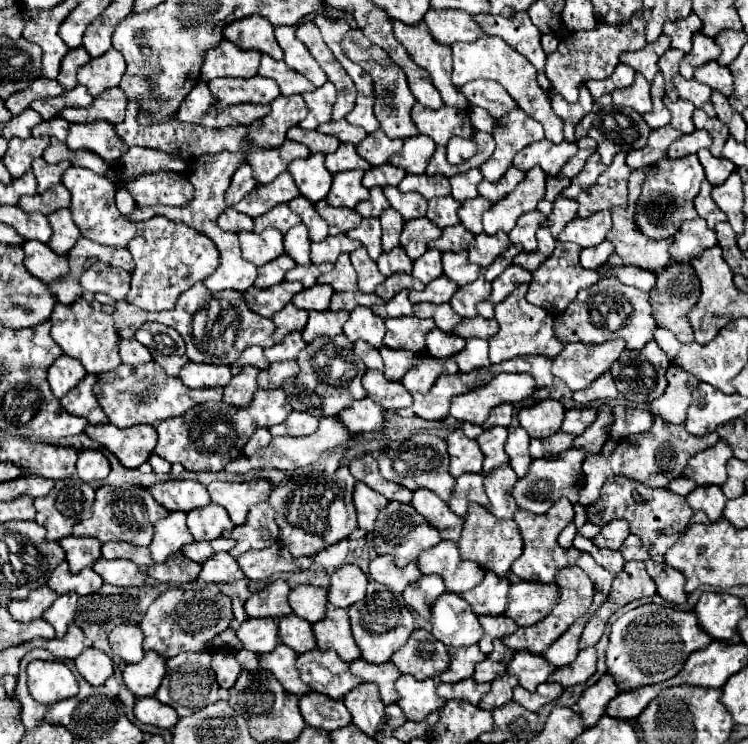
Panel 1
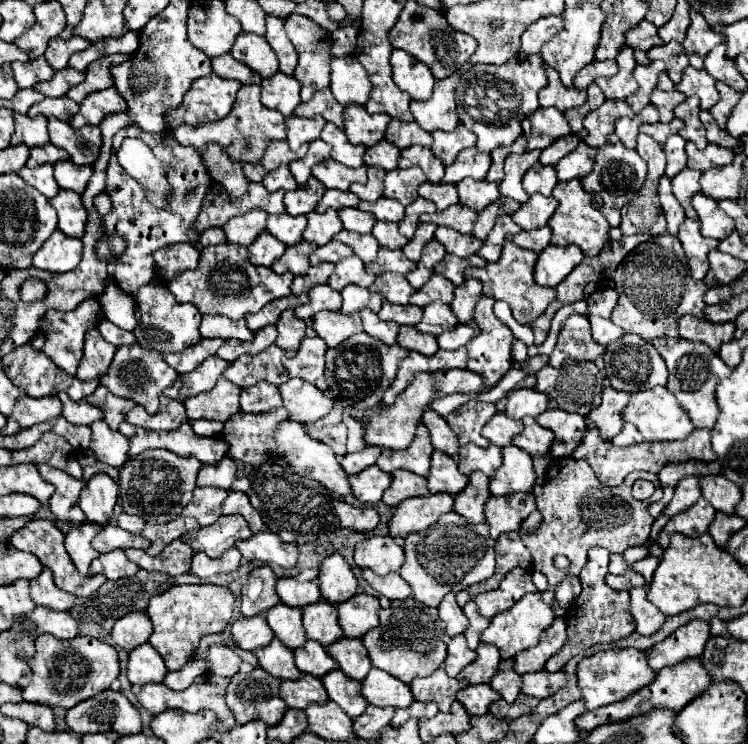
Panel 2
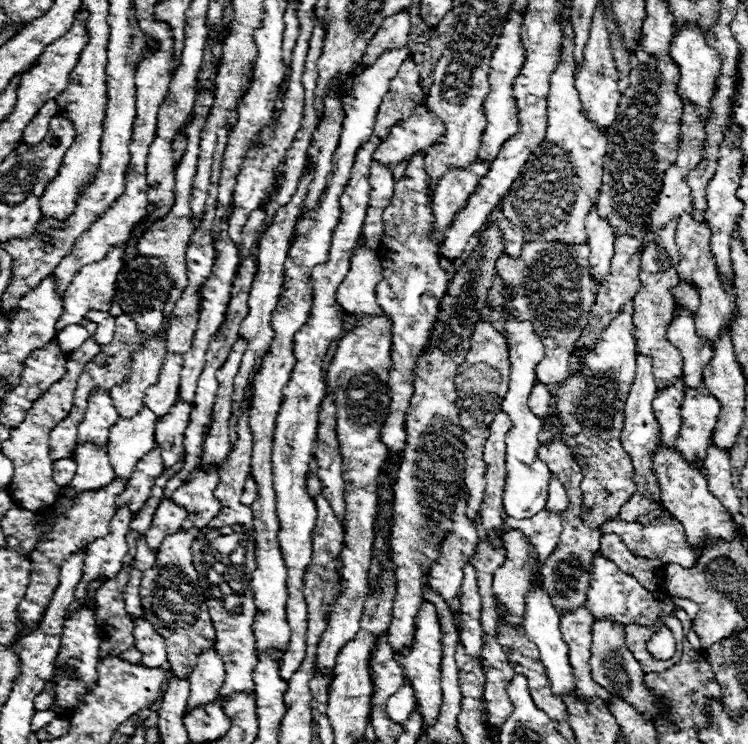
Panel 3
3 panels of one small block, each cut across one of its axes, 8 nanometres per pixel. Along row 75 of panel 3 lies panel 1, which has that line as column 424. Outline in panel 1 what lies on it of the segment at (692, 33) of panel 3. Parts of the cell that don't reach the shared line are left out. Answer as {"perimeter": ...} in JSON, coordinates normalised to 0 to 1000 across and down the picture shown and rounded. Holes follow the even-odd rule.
{"perimeter":[[[535,909],[529,914],[529,927],[535,930],[535,941],[529,944],[545,968],[559,970],[567,968],[575,957],[594,952],[594,941],[583,933],[586,917],[580,911],[556,914],[553,909]]]}

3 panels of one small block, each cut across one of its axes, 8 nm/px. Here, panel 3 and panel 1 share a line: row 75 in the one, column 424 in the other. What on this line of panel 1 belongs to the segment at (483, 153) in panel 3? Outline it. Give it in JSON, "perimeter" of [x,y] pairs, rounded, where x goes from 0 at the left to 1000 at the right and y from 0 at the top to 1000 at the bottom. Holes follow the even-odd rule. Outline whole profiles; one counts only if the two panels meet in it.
{"perimeter":[[[556,659],[551,669],[551,680],[556,683],[556,688],[561,688],[570,696],[572,704],[578,704],[588,715],[591,726],[604,726],[604,728],[615,726],[620,696],[610,694],[599,683],[599,677],[588,672],[580,661]]]}

